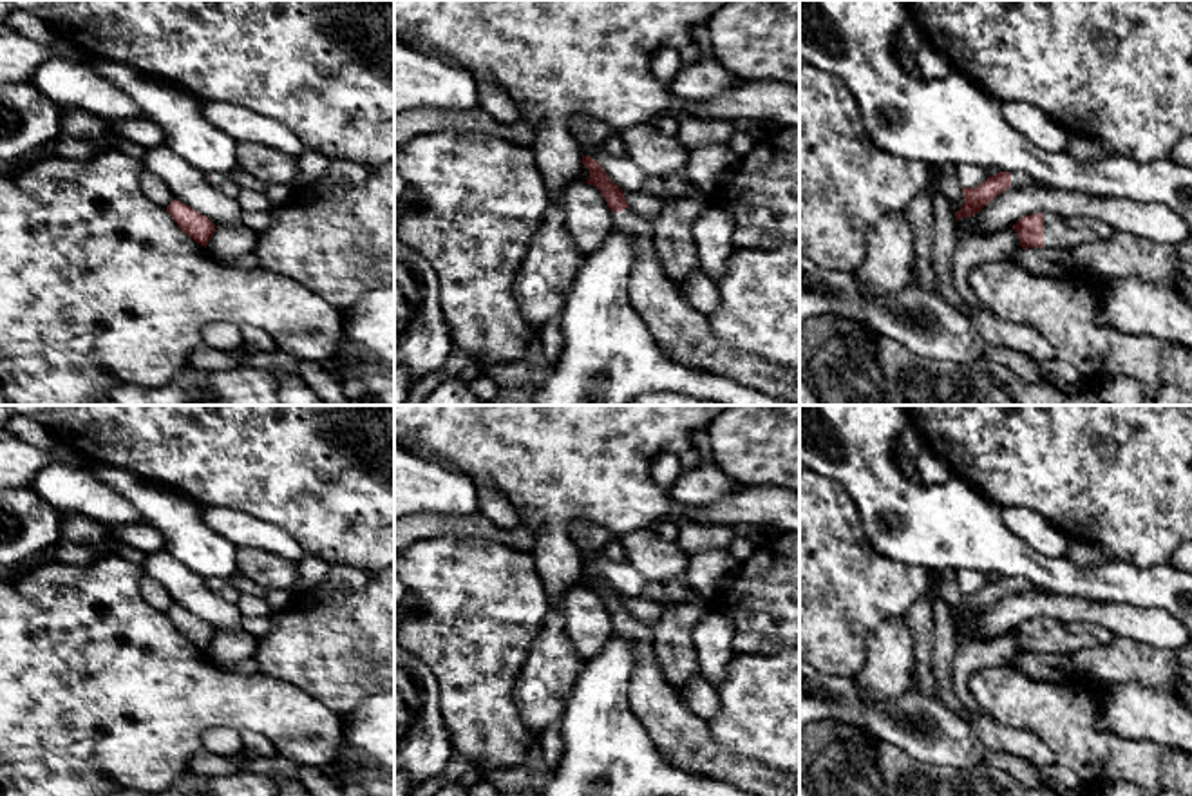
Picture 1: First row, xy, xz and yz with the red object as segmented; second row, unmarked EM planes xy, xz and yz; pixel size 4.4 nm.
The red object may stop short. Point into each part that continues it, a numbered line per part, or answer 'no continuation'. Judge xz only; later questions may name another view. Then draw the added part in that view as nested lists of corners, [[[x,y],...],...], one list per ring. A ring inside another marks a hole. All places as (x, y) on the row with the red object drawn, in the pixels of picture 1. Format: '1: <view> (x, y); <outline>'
1: xz (682, 331); [[[633,208],[613,213],[637,250],[628,277],[628,298],[651,331],[657,346],[675,362],[695,371],[731,378],[763,394],[799,405],[799,373],[742,355],[722,346],[711,333],[707,317],[693,308],[664,271],[653,241],[653,223]]]

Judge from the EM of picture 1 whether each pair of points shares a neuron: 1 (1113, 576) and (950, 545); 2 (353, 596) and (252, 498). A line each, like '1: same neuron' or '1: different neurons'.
1: same neuron
2: different neurons

